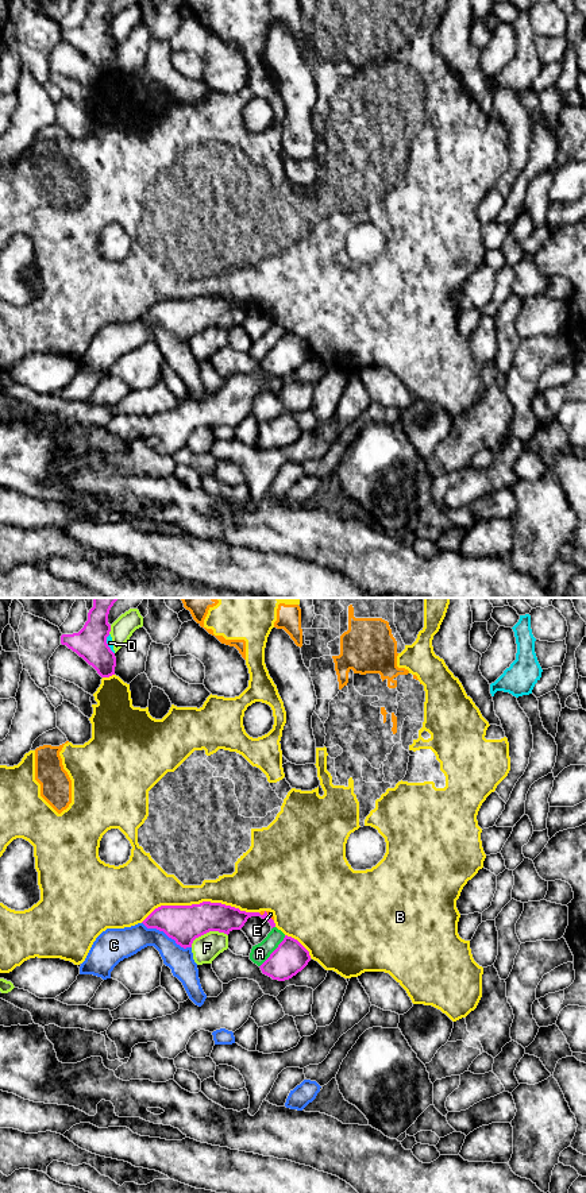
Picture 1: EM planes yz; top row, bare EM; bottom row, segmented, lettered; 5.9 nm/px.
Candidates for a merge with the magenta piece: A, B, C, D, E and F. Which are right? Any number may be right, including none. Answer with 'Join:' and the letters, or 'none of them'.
Join: none of them

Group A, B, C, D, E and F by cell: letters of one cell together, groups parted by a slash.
A / B E / C / D / F

